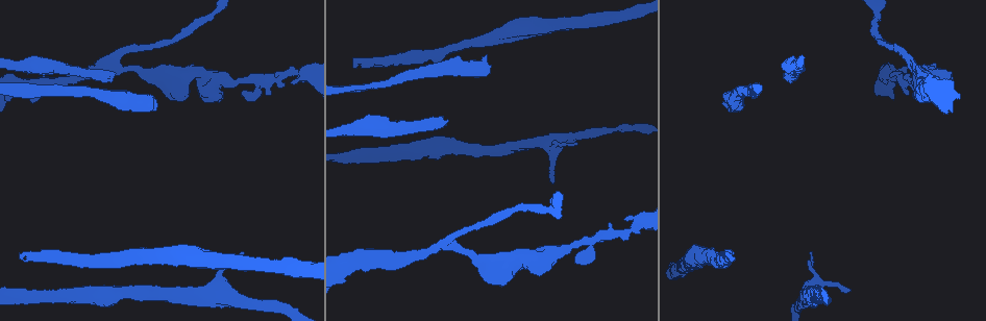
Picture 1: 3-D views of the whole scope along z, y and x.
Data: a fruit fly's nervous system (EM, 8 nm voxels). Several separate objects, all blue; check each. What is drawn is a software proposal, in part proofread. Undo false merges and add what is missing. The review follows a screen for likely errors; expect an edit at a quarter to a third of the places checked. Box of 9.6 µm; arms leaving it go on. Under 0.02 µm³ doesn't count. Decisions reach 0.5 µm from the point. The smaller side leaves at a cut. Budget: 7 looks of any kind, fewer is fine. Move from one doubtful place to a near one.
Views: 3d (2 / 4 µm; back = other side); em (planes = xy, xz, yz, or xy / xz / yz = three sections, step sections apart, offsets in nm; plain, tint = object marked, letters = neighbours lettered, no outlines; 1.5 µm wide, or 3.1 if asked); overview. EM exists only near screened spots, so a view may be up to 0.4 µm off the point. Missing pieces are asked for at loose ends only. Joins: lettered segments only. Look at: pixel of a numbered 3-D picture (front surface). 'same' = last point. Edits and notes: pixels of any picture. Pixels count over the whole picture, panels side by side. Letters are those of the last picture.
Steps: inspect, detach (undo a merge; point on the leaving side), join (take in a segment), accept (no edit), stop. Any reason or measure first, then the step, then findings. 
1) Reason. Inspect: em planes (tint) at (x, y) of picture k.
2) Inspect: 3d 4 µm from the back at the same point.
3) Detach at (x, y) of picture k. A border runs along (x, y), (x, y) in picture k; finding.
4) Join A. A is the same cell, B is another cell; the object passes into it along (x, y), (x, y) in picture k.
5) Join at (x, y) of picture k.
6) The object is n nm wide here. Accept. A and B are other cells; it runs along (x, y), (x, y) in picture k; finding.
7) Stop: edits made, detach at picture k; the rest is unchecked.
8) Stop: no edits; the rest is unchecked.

Branch stops here. Inspect: em xz step 8 (letters) at (447, 121) of picture 1.

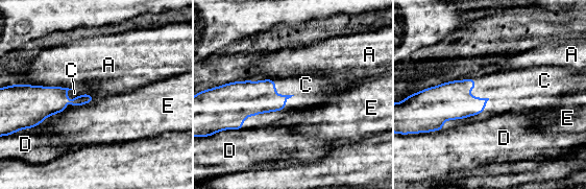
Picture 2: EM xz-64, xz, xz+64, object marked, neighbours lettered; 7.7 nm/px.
Join C. C is the same cell, A, D and E are other cells; the object passes into it along (81, 99), (74, 98), (74, 93) in picture 2; it goes on there.

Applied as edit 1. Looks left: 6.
Abrupt turn. Inspect: em planes (letters) at (519, 256) of picture 1.

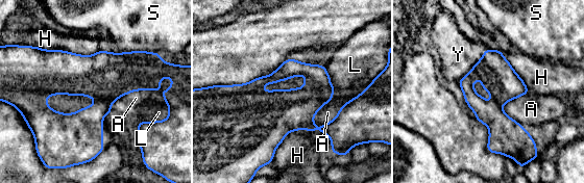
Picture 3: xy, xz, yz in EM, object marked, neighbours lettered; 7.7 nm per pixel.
Accept. A, H, L, S and Y are other cells; continuous, no second neuron.

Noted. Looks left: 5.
End of a long branch. Inspect: em planes (plain) at (355, 68) of picture 1.

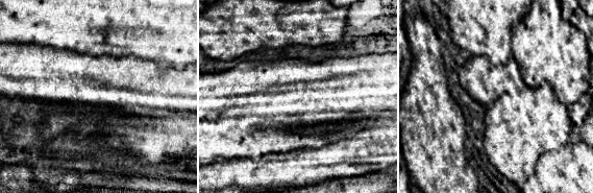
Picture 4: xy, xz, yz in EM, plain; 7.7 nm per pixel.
Inspect: em planes (letters) at the same point.

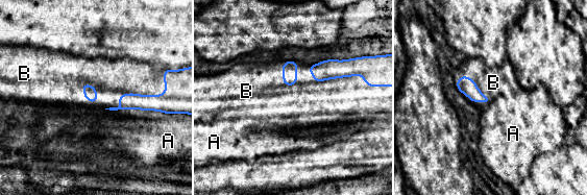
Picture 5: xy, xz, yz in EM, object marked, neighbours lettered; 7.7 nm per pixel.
The longest contact is with B, 480 nm. Join B. B is the same cell, A is another cell; the neuron continues.

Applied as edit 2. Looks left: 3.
Stop: edits made, join at picture 2, join at picture 5; the rest is unchecked.

